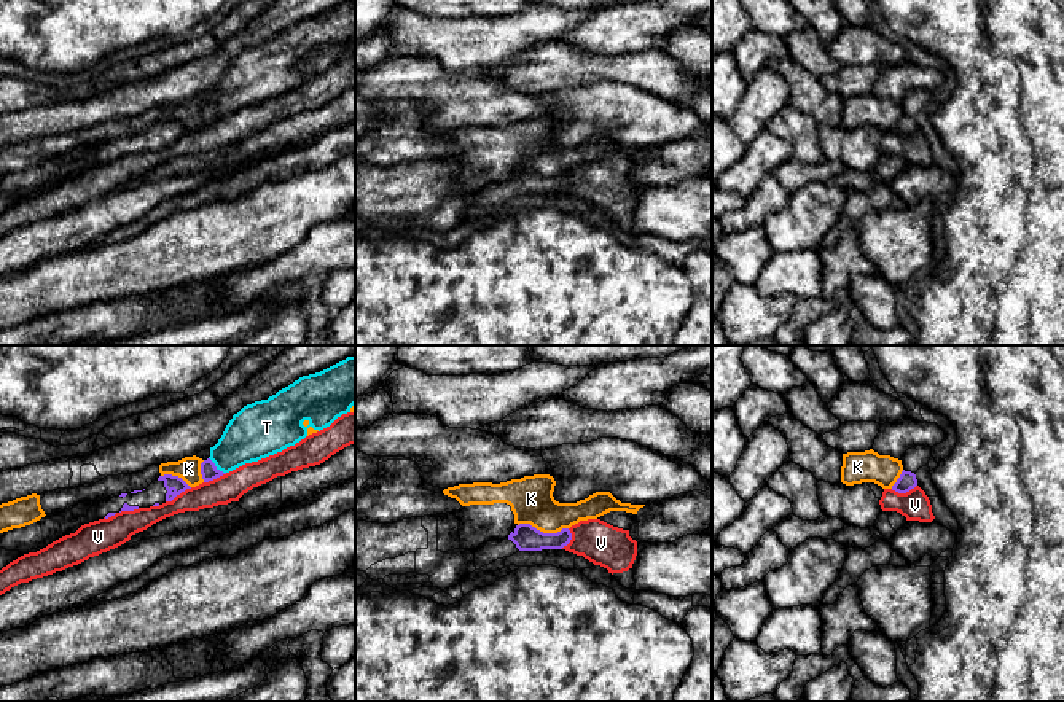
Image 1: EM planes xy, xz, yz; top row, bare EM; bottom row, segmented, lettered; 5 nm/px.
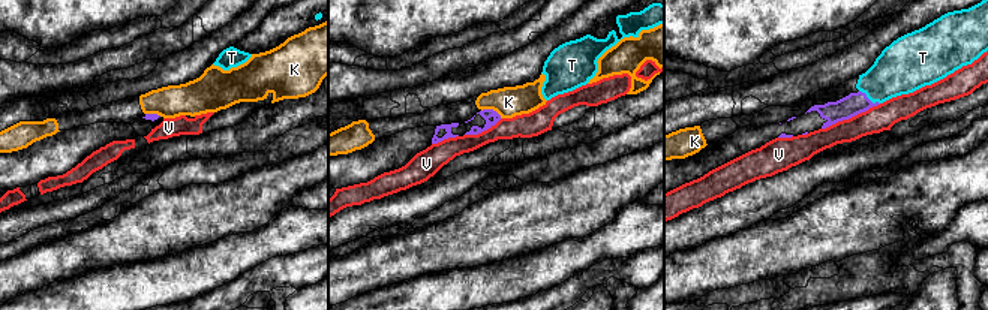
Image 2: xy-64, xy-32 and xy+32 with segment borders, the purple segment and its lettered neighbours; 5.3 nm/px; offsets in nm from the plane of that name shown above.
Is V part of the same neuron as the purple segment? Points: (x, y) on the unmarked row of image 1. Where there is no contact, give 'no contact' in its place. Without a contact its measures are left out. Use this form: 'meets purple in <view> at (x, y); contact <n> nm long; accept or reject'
meets purple in xy at (179, 137); contact 150 nm long; reject

